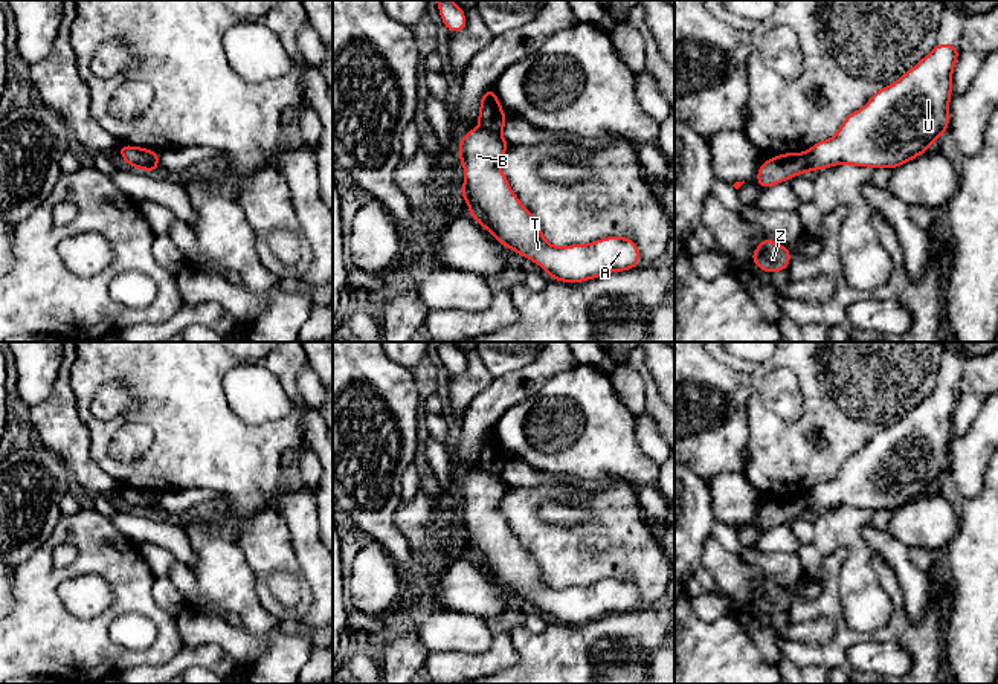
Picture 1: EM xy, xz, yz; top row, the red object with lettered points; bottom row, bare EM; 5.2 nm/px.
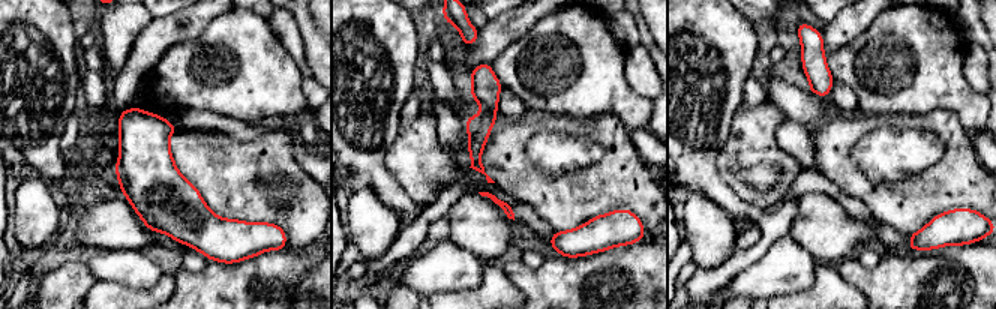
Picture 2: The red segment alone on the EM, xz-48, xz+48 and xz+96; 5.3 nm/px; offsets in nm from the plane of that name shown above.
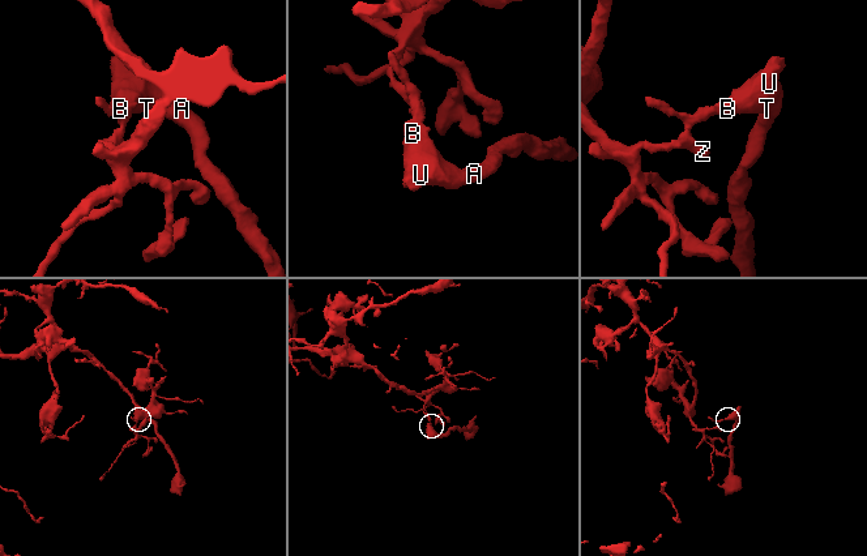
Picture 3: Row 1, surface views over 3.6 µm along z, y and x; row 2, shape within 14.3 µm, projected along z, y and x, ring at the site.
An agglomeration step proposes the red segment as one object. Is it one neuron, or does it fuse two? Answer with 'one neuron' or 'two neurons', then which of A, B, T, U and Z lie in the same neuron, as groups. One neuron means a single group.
two neurons; groups A B T U / Z

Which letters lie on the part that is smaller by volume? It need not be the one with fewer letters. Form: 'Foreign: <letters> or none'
Foreign: A, B, T, U

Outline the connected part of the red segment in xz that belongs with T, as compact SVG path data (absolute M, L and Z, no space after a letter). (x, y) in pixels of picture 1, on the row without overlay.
M473 470L459 481L458 504L465 515L461 539L468 547L468 556L496 583L562 624L583 624L639 608L639 591L629 579L604 579L563 589L549 586L501 511L502 498L510 489L501 475L485 470Z

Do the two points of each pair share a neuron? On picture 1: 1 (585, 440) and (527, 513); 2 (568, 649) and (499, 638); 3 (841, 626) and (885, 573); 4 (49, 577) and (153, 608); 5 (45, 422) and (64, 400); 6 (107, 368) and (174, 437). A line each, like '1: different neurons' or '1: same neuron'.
1: different neurons
2: different neurons
3: same neuron
4: same neuron
5: same neuron
6: same neuron

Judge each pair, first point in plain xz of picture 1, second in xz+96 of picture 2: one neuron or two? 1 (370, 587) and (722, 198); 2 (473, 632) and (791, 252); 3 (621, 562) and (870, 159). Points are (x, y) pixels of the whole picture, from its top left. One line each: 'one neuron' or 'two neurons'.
1: two neurons
2: one neuron
3: two neurons

